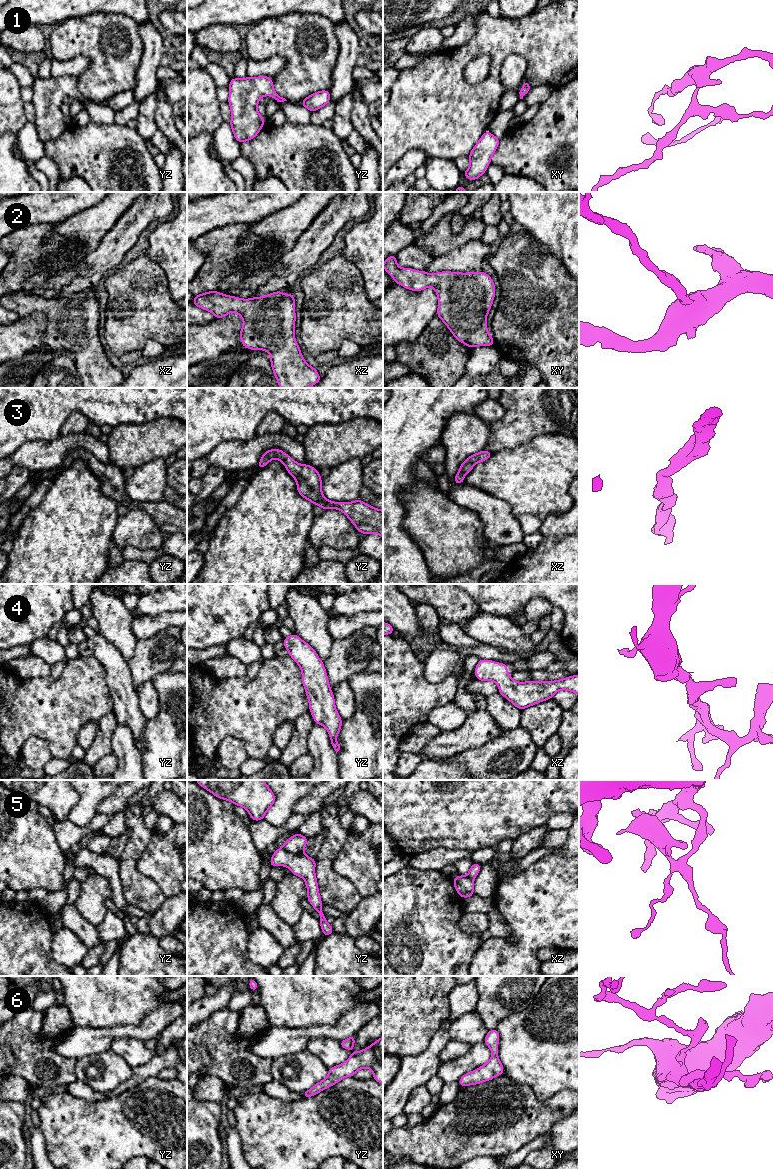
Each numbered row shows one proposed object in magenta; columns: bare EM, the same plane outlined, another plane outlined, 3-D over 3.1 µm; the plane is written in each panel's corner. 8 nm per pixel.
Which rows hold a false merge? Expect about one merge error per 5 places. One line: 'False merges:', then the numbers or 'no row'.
False merges: 5

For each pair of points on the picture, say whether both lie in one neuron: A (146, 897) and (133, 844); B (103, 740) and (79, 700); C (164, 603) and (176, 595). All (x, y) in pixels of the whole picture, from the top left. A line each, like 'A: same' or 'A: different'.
A: same
B: different
C: same

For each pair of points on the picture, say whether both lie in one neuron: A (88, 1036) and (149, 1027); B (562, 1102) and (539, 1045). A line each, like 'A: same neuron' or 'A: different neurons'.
A: same neuron
B: different neurons

